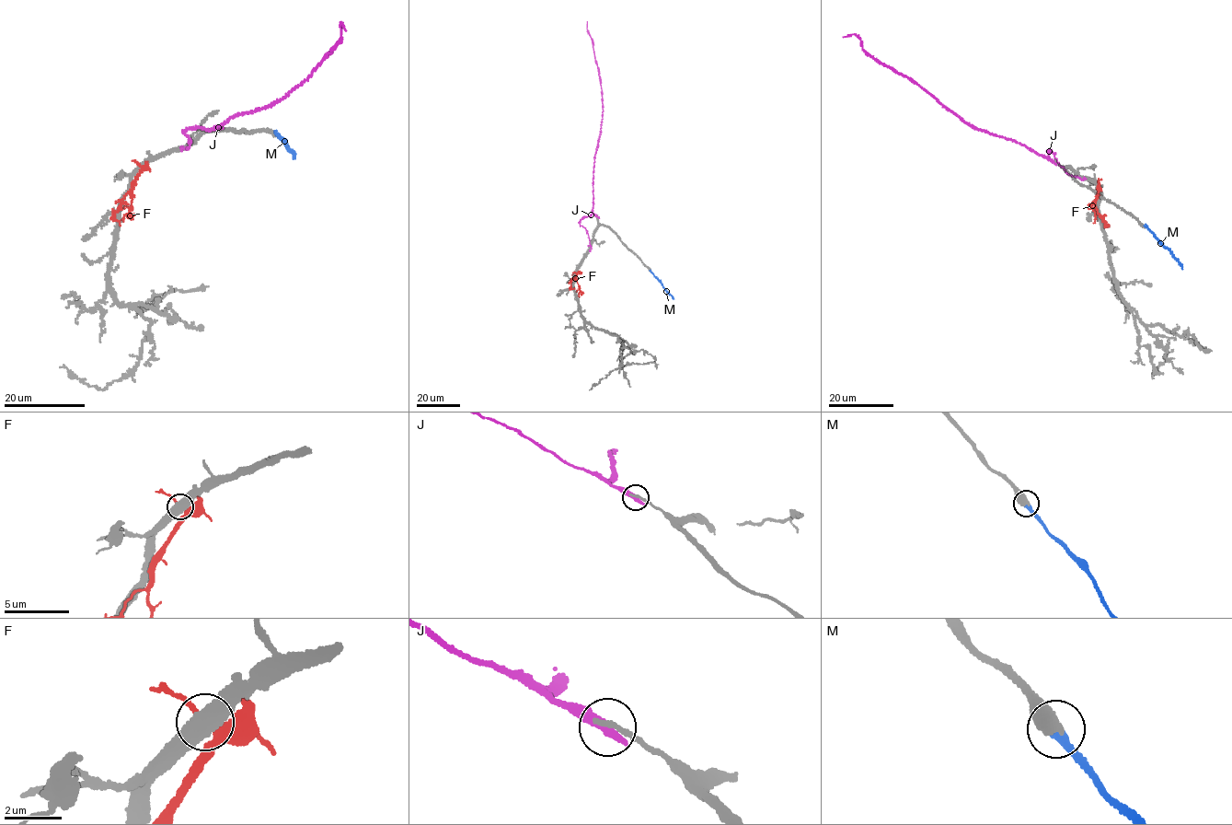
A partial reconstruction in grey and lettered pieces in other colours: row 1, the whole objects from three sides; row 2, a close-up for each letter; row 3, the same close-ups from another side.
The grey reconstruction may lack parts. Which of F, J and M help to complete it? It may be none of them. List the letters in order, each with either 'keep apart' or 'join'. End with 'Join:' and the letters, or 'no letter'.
F: keep apart
J: keep apart
M: keep apart
Join: no letter

